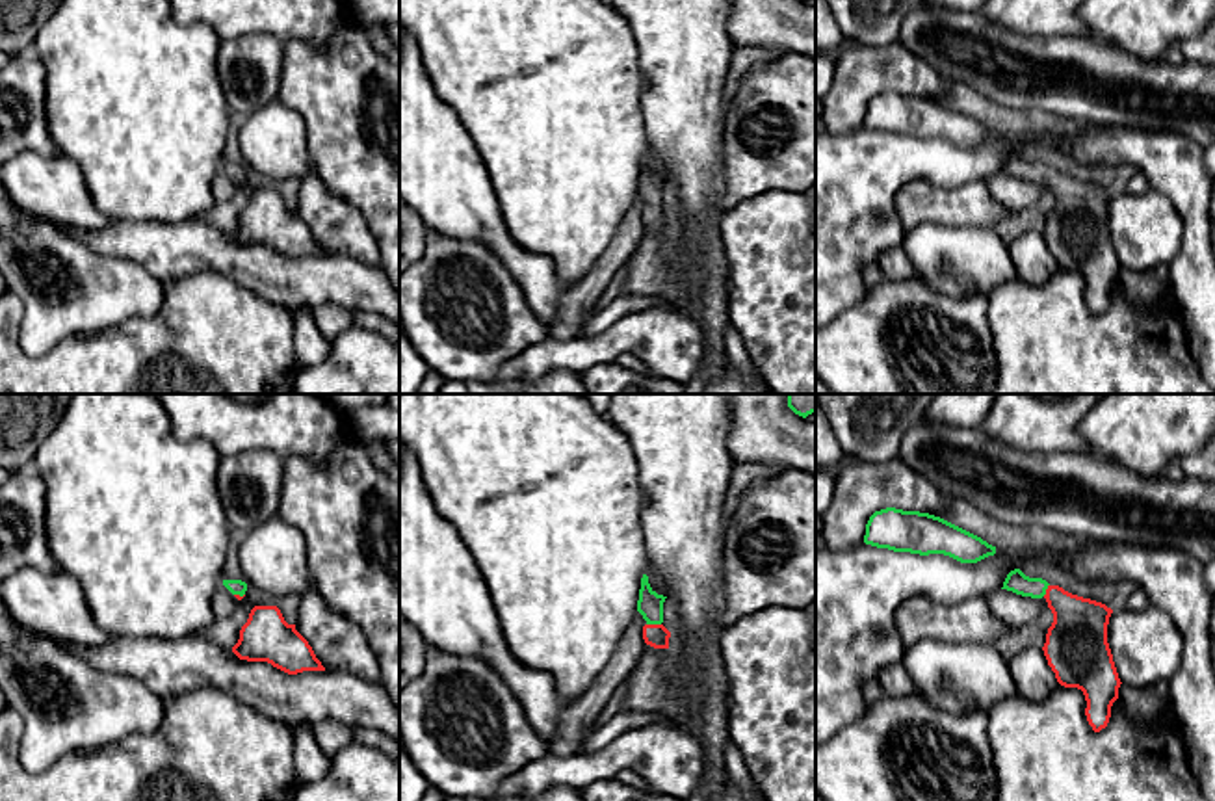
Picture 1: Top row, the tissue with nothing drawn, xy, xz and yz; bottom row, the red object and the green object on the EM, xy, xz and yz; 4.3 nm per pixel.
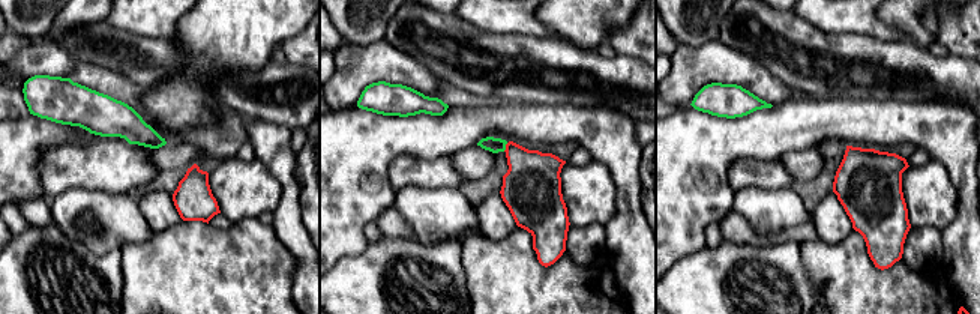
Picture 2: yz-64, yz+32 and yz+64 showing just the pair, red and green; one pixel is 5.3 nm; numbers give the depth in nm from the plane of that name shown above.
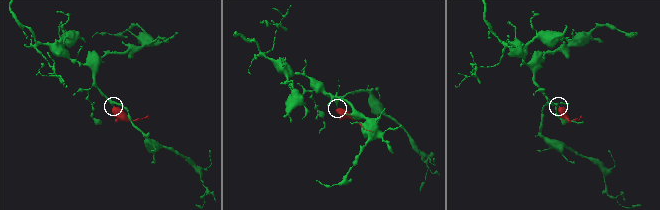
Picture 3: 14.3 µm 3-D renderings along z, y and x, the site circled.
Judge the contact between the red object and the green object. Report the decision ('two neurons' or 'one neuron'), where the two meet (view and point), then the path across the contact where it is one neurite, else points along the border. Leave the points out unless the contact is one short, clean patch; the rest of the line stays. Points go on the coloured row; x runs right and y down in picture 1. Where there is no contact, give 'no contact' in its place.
one neuron | xz (654, 625) | across xz (656, 636), (654, 625), (651, 604)

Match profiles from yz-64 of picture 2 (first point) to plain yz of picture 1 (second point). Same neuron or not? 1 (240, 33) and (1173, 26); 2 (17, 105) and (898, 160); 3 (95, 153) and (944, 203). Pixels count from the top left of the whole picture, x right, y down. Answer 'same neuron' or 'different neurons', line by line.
1: same neuron
2: different neurons
3: same neuron

